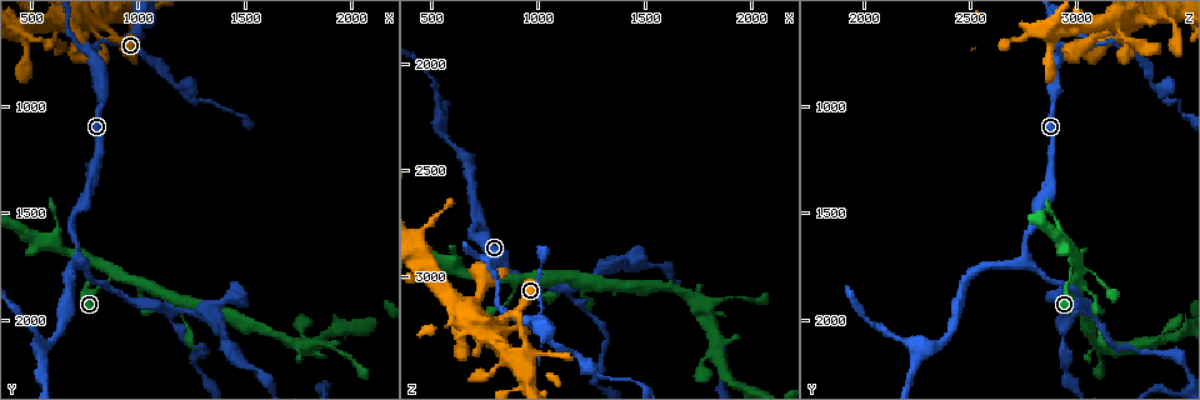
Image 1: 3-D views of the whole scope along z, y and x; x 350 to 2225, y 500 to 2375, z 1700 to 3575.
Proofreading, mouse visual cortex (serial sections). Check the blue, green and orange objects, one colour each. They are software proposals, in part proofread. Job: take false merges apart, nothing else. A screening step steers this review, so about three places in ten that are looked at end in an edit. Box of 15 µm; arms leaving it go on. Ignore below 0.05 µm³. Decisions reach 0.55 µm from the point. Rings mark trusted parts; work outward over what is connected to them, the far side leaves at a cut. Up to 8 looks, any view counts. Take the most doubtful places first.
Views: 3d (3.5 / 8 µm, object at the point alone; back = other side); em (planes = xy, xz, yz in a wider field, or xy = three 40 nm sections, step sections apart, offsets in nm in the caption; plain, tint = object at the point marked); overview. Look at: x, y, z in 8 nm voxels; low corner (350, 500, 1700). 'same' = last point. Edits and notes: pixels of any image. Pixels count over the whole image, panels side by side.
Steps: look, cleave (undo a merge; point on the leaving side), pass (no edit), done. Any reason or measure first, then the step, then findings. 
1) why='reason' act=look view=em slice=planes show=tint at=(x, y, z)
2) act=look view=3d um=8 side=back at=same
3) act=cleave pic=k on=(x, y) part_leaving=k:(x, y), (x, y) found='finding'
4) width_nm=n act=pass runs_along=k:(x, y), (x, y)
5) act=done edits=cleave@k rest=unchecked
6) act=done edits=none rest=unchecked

why='abrupt turn' act=look view=3d um=3.5 at=(1260, 980, 3460)

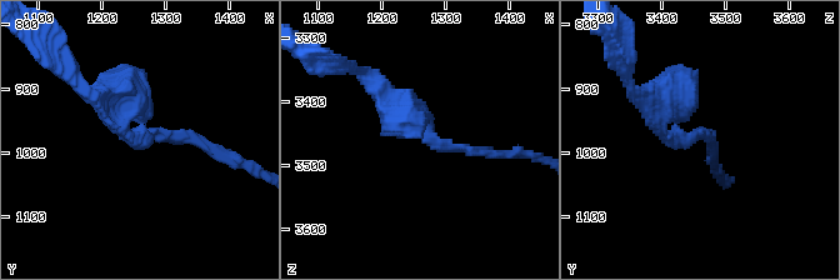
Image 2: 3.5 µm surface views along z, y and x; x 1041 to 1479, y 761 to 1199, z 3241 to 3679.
arm_widths_nm=150,350 why='need the tissue' act=look view=em slice=xy step=2 show=plain at=(1265, 975, 3455)

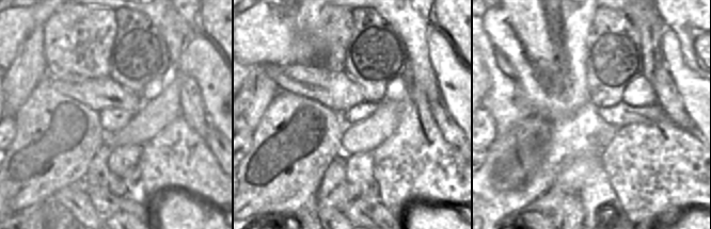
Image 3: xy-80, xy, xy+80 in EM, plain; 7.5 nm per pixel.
act=look view=em slice=xy step=2 show=tint at=same

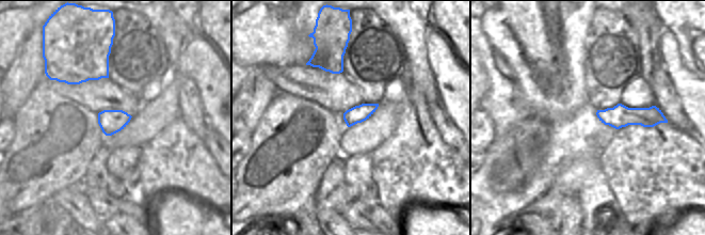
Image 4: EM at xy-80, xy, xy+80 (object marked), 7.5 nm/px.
act=pass found='all the same cell'

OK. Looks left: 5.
why='arms part here' act=look view=3d um=3.5 at=(730, 1720, 2760)

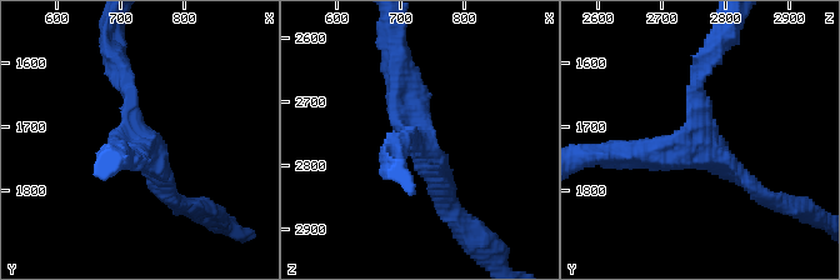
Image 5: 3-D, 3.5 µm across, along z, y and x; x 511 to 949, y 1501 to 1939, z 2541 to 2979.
why='need the tissue' act=look view=em slice=xy step=5 show=tint at=(735, 1720, 2765)

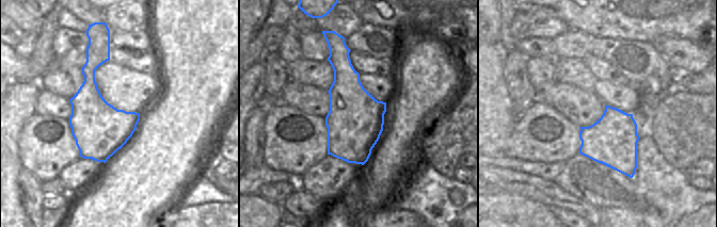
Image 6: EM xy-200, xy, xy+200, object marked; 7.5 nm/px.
arms=3 arm_widths_nm=200,250,300 act=pass runs_along=5:(704, 64), (701, 140), (759, 194) found='continuous, no second cell'

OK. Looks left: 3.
why='a narrow waist' act=look view=3d um=3.5 at=(1120, 1960, 3060)

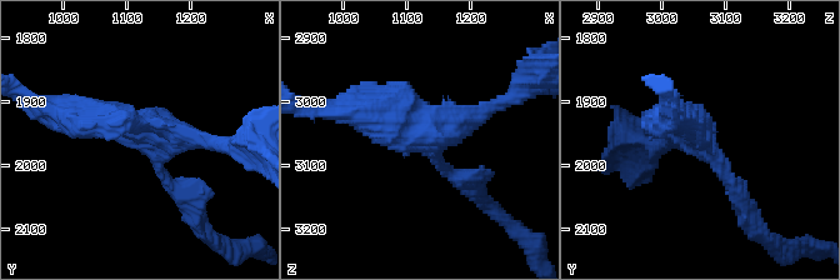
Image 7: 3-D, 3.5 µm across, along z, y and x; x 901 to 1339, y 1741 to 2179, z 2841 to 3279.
arms=3 arm_widths_nm=150,250,350 why='now the EM' act=look view=em slice=planes show=tint at=(1130, 1950, 3060)

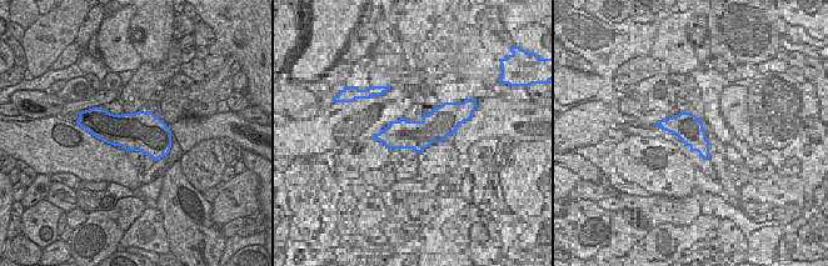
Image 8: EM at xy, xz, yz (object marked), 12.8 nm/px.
width_nm=500 act=pass runs_along=7:(71, 114), (216, 144) found='all the same cell'

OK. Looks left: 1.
act=done edits=none rest=unchecked

